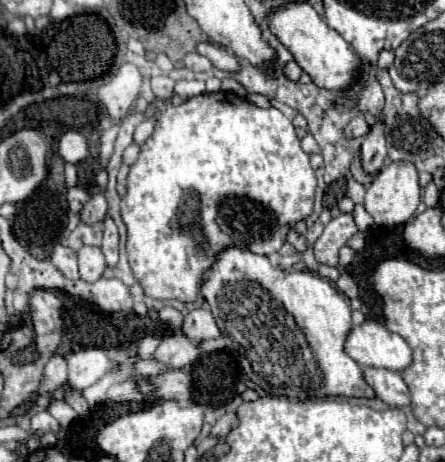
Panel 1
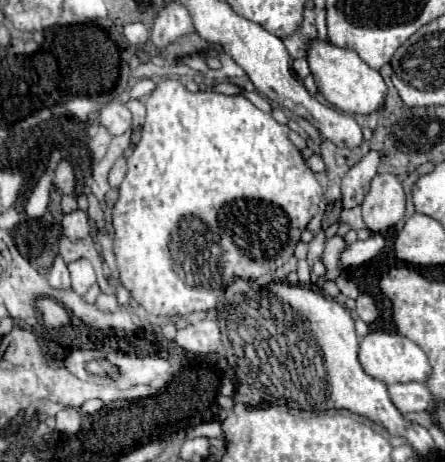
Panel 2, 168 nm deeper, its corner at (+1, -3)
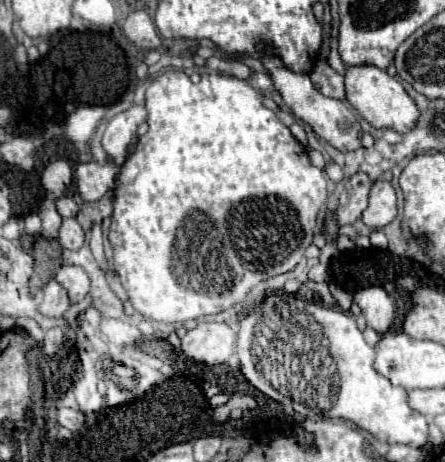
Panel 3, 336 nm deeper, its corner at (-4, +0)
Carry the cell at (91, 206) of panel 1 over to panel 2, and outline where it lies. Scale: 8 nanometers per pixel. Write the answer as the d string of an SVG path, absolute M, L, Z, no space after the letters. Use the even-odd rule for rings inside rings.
M83 210L65 214L61 220L61 226L63 226L63 236L67 236L69 240L81 240L81 238L89 236L87 212L83 212Z

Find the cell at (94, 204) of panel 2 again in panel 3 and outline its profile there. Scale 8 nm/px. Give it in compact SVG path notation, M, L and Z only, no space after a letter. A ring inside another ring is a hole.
M80 163L76 167L80 197L84 201L98 201L102 195L108 193L108 189L114 189L118 171L120 171L120 165Z

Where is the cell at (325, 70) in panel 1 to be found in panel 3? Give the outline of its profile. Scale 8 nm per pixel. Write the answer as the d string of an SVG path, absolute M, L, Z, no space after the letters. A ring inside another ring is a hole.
M350 65L344 71L344 87L346 87L346 101L376 129L394 129L394 131L408 131L420 117L416 103L408 97L402 83L388 75L386 71L374 65Z

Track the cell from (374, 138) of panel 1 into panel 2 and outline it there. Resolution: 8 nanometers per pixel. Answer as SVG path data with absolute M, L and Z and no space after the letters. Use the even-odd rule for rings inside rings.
M371 150L367 152L367 156L355 164L343 178L341 182L341 194L343 194L343 208L355 208L363 202L369 184L373 180L373 176L377 174L377 168L381 164L381 154Z

